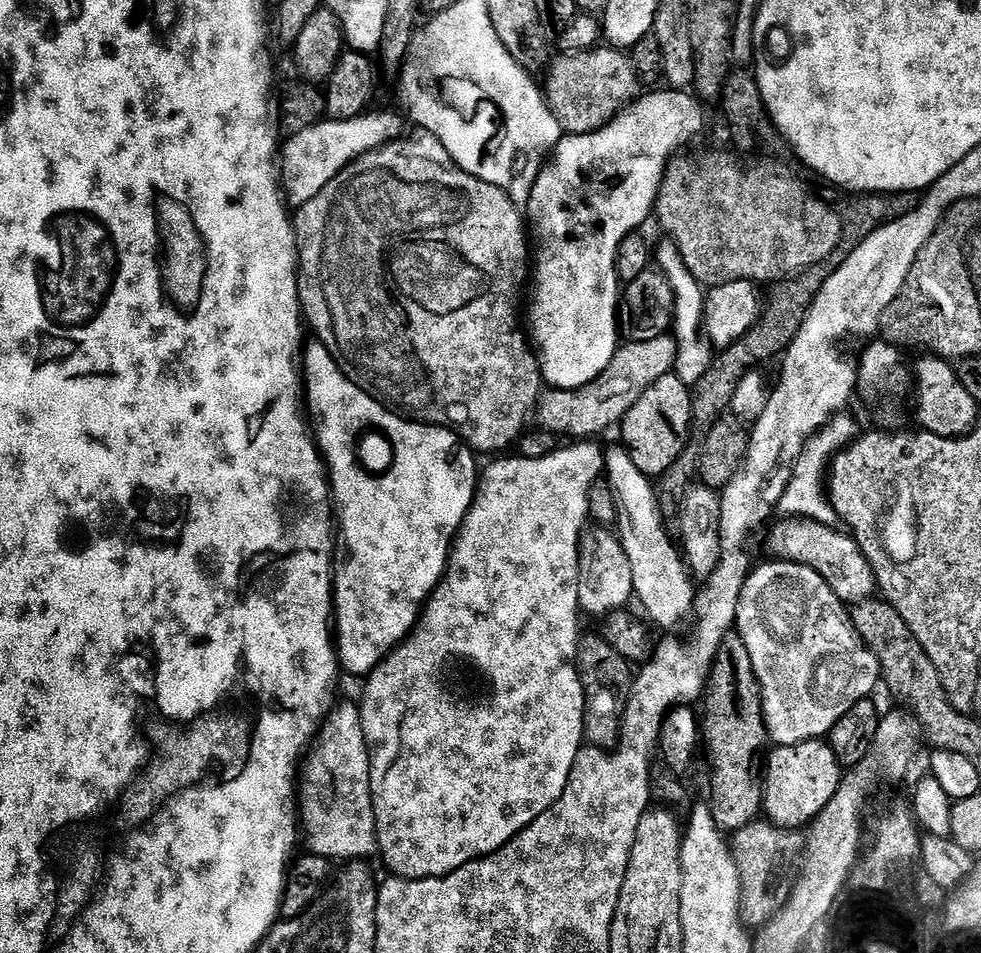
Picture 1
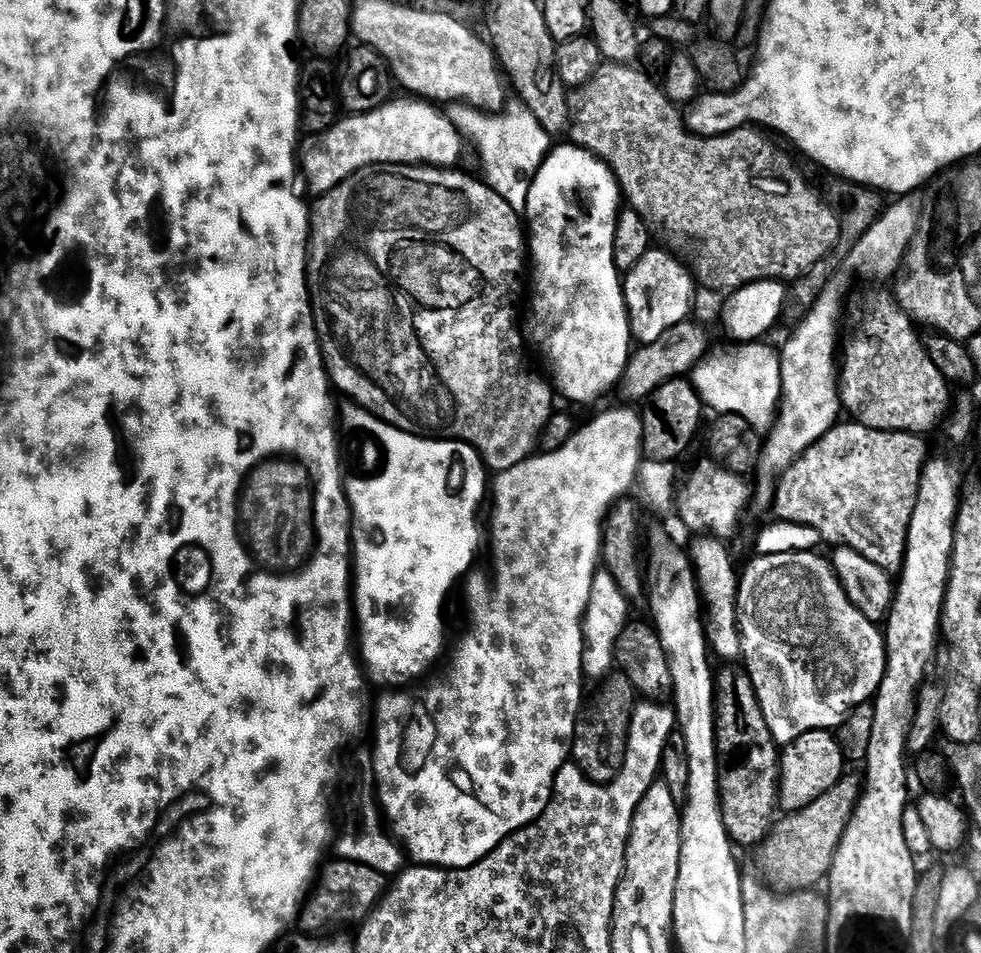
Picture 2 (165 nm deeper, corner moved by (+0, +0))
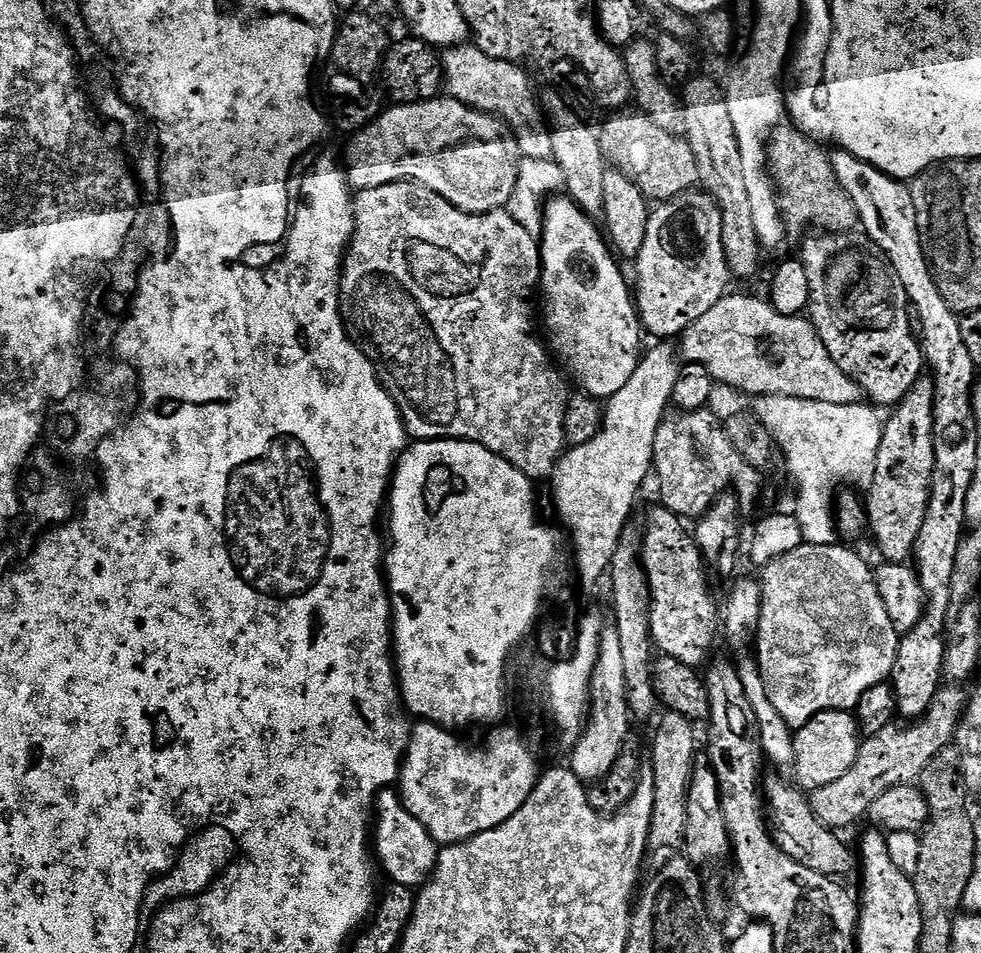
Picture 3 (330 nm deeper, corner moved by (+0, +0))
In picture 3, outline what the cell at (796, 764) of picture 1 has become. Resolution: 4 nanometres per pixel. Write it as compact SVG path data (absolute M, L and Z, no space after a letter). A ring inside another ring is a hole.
M849 711L824 713L805 727L797 729L794 742L797 752L795 781L801 789L808 792L821 789L822 786L828 786L842 778L856 765L862 743L859 719Z

